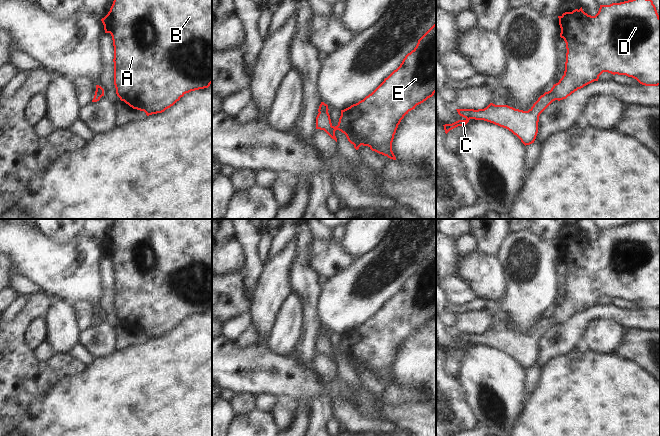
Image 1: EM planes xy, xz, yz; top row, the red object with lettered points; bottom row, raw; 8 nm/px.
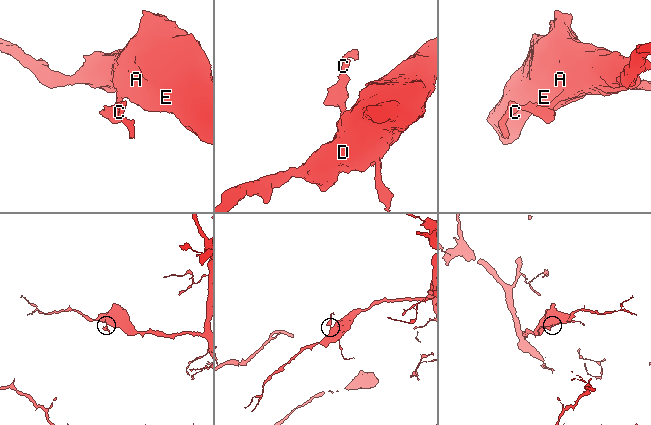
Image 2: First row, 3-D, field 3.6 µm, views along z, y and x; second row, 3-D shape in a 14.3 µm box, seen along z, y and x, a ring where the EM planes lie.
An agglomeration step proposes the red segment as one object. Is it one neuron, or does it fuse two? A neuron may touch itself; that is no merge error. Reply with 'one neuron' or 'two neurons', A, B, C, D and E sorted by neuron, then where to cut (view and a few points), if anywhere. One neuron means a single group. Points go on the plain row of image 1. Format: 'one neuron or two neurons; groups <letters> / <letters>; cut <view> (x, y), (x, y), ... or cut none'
one neuron; groups A B C D E; cut none

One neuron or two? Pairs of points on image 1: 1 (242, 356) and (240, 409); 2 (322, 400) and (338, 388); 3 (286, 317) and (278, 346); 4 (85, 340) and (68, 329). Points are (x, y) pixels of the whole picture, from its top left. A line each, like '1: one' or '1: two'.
1: two
2: two
3: one
4: two

